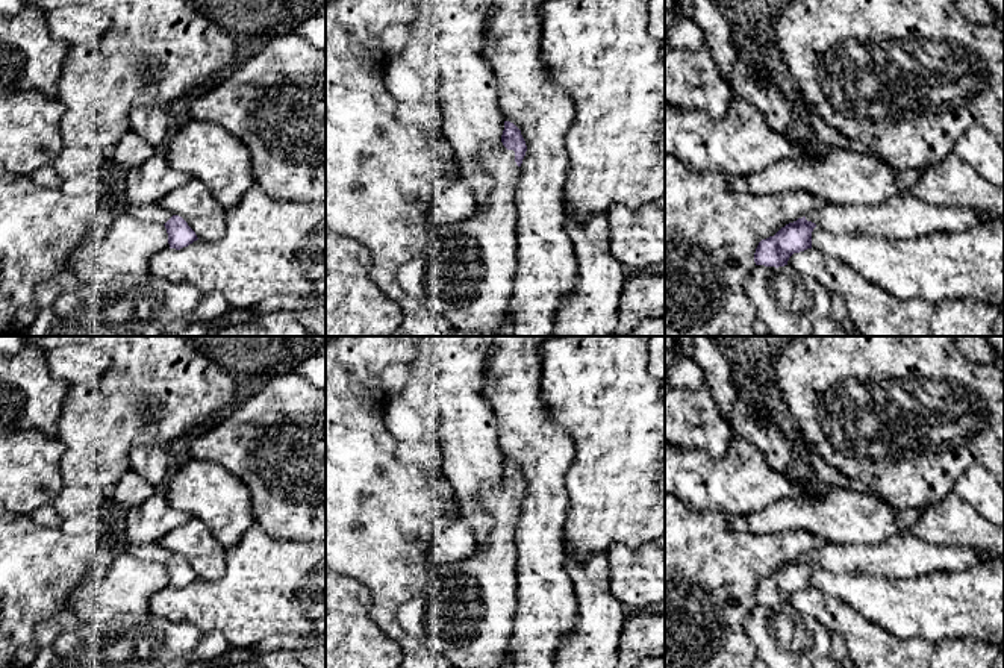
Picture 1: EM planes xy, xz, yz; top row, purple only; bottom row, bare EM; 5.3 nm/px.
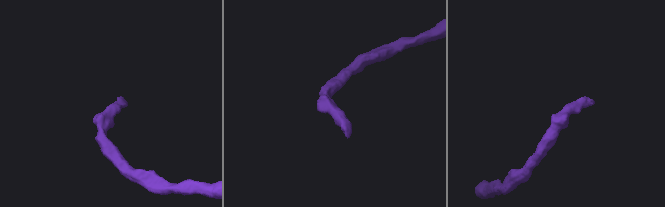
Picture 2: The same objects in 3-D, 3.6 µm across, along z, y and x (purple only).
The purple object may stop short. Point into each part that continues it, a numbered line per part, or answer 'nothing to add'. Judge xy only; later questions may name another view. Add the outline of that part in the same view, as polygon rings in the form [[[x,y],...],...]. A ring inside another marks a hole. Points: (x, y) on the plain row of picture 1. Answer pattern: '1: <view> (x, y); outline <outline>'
1: xy (153, 552); outline [[[157,542],[141,544],[141,545],[127,545],[127,553],[130,553],[132,556],[135,556],[139,560],[157,562],[157,563],[162,563],[162,565],[171,556],[171,551],[164,548]]]

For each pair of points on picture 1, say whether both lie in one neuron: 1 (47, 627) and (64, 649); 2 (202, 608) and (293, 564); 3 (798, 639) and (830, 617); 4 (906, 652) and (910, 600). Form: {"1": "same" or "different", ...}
{"1": "different", "2": "same", "3": "different", "4": "different"}

